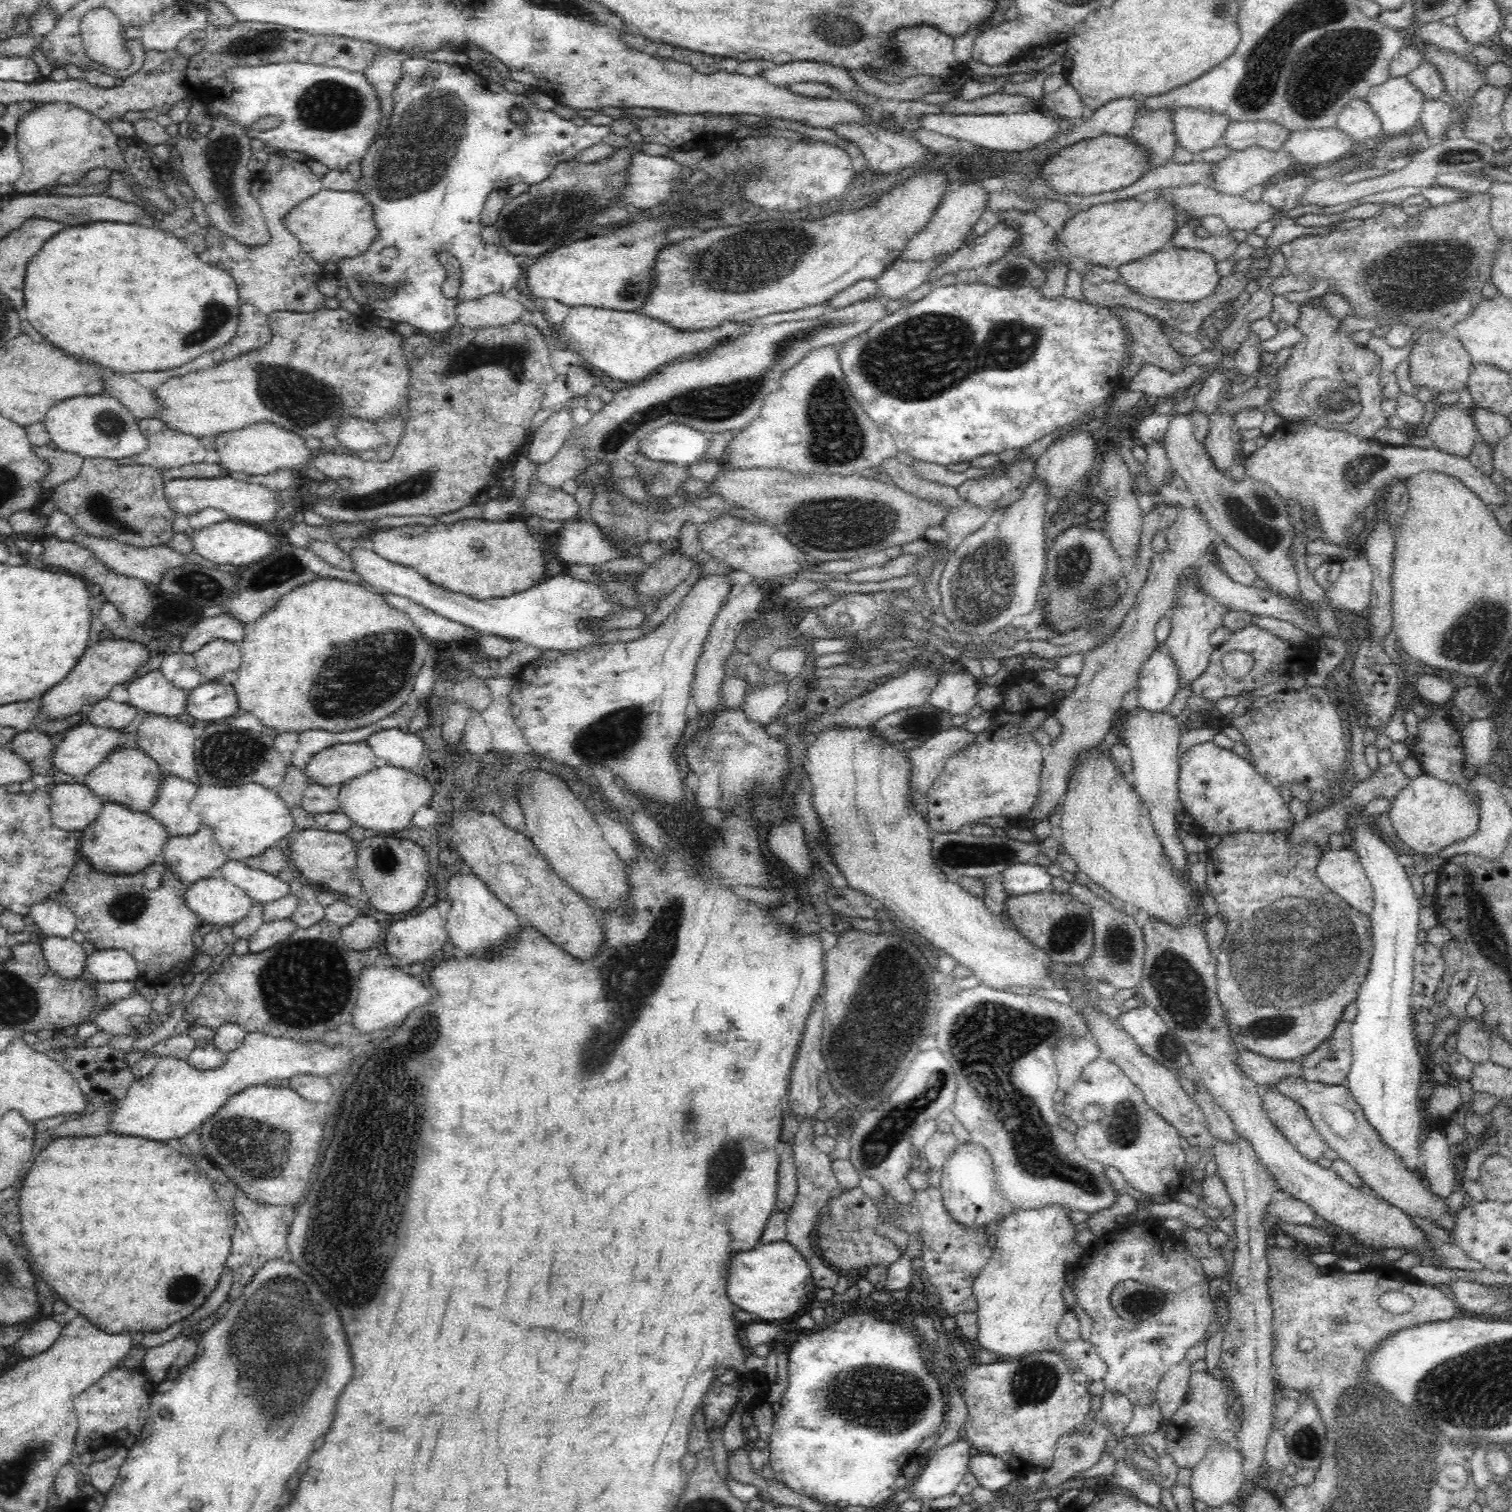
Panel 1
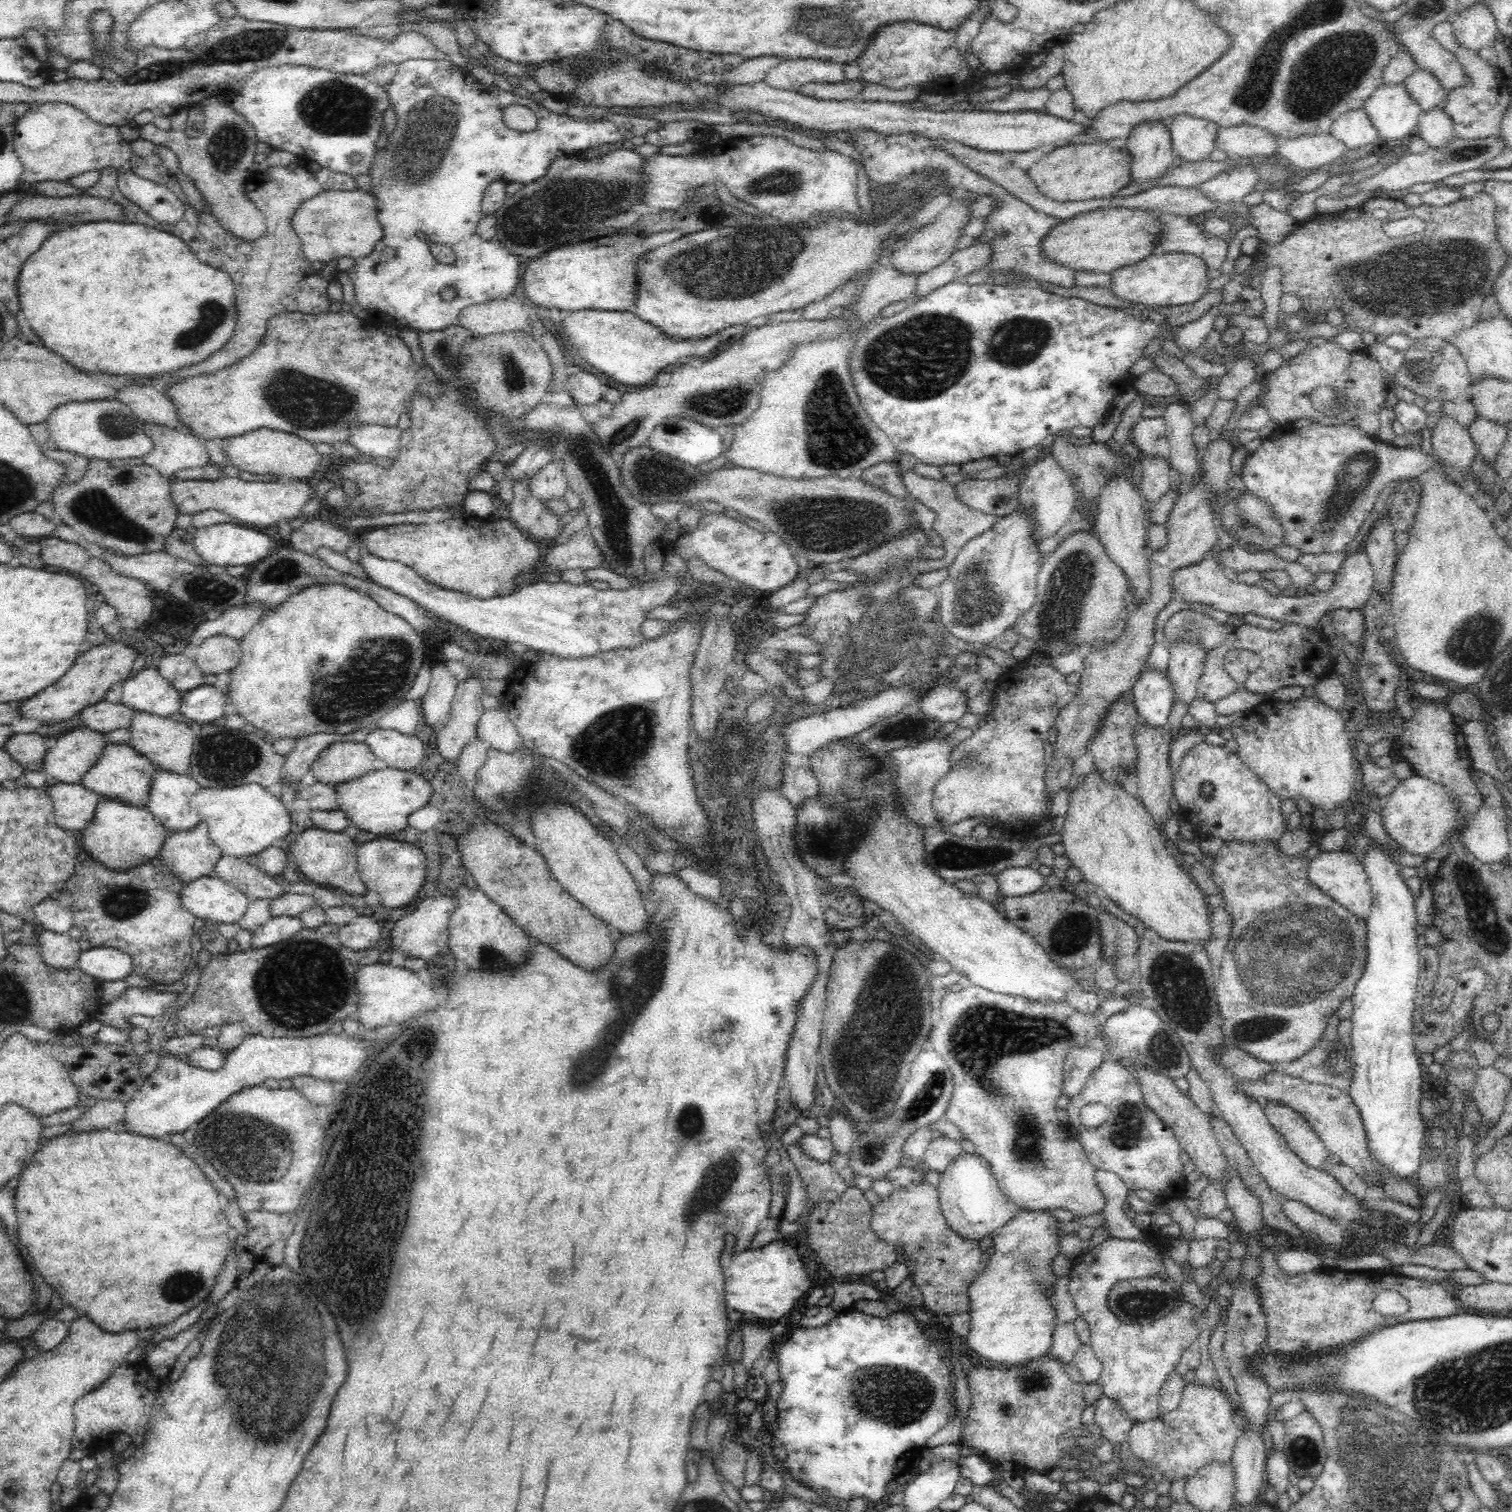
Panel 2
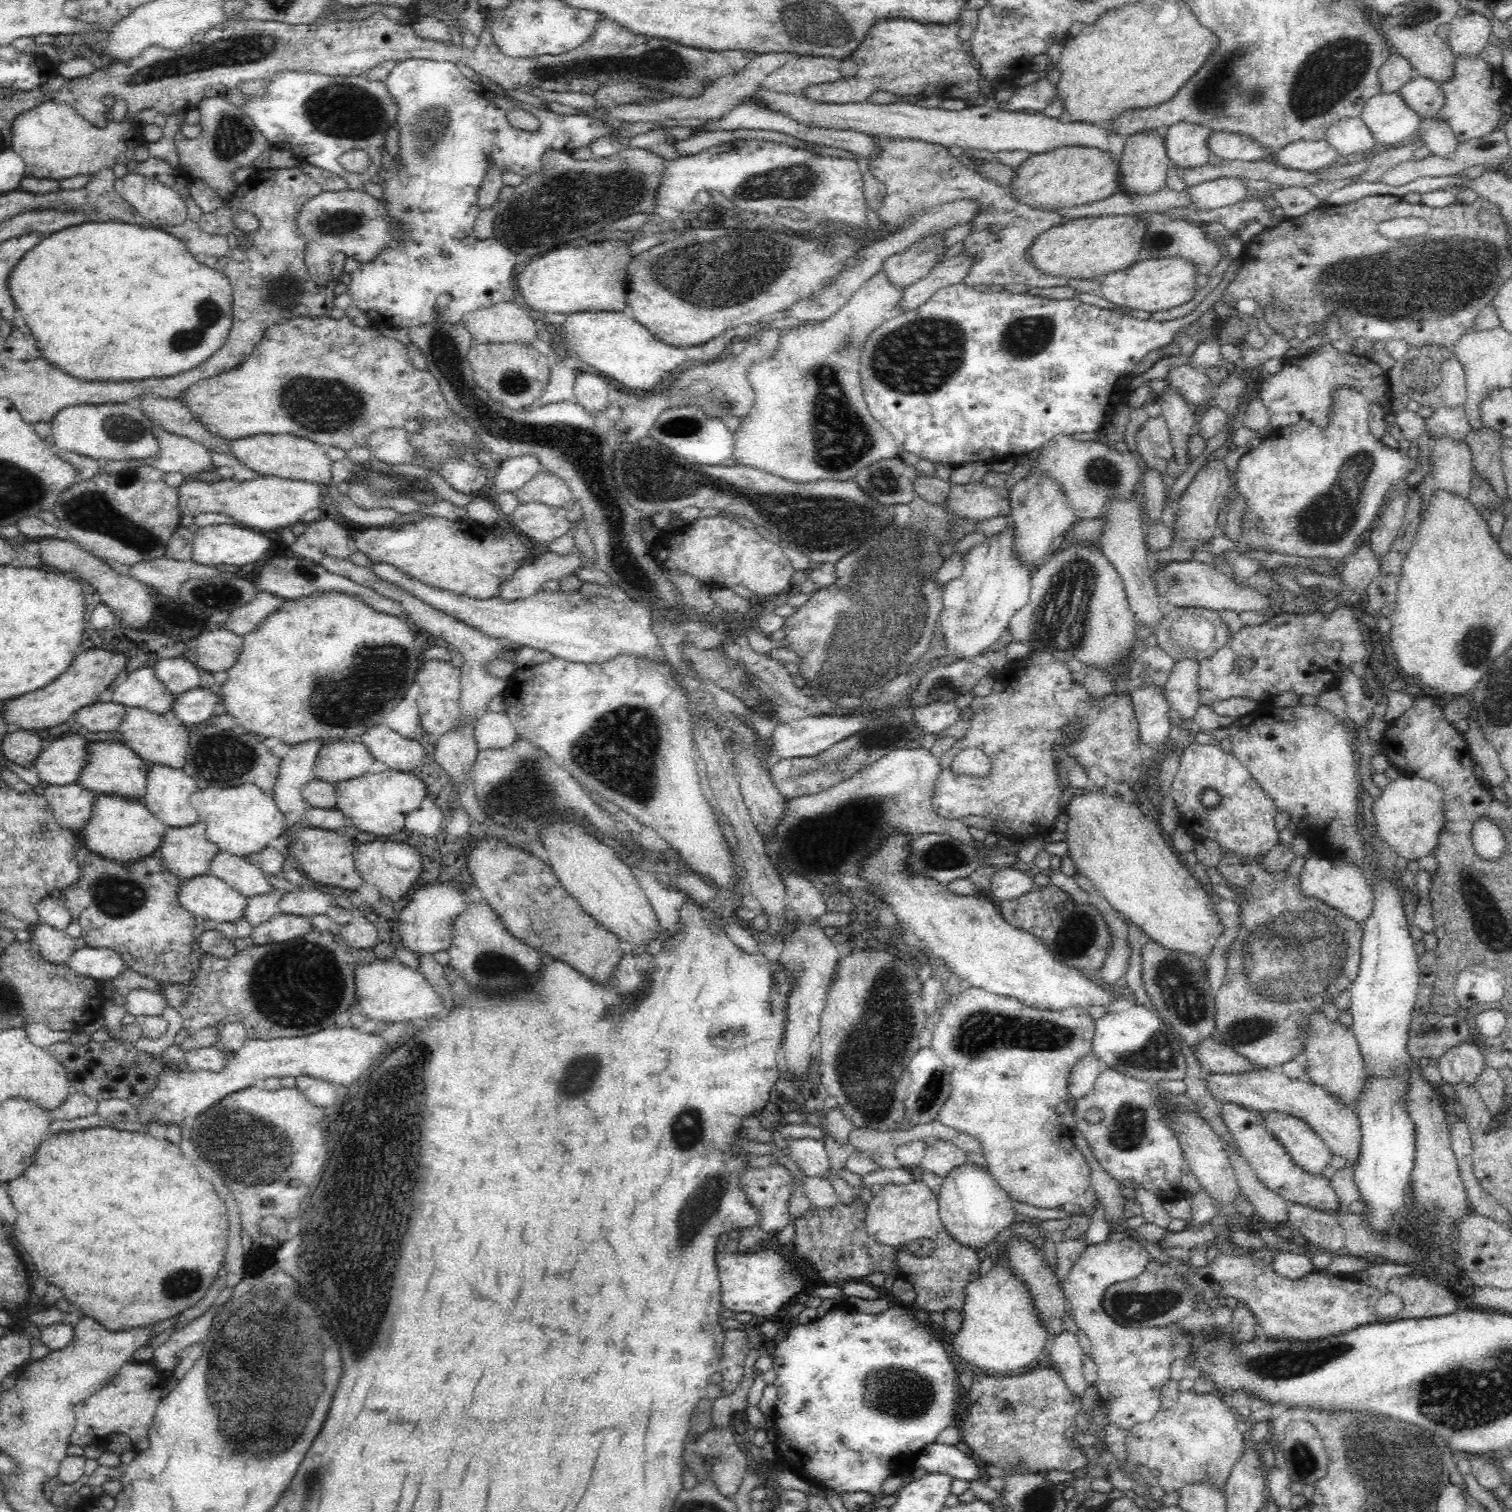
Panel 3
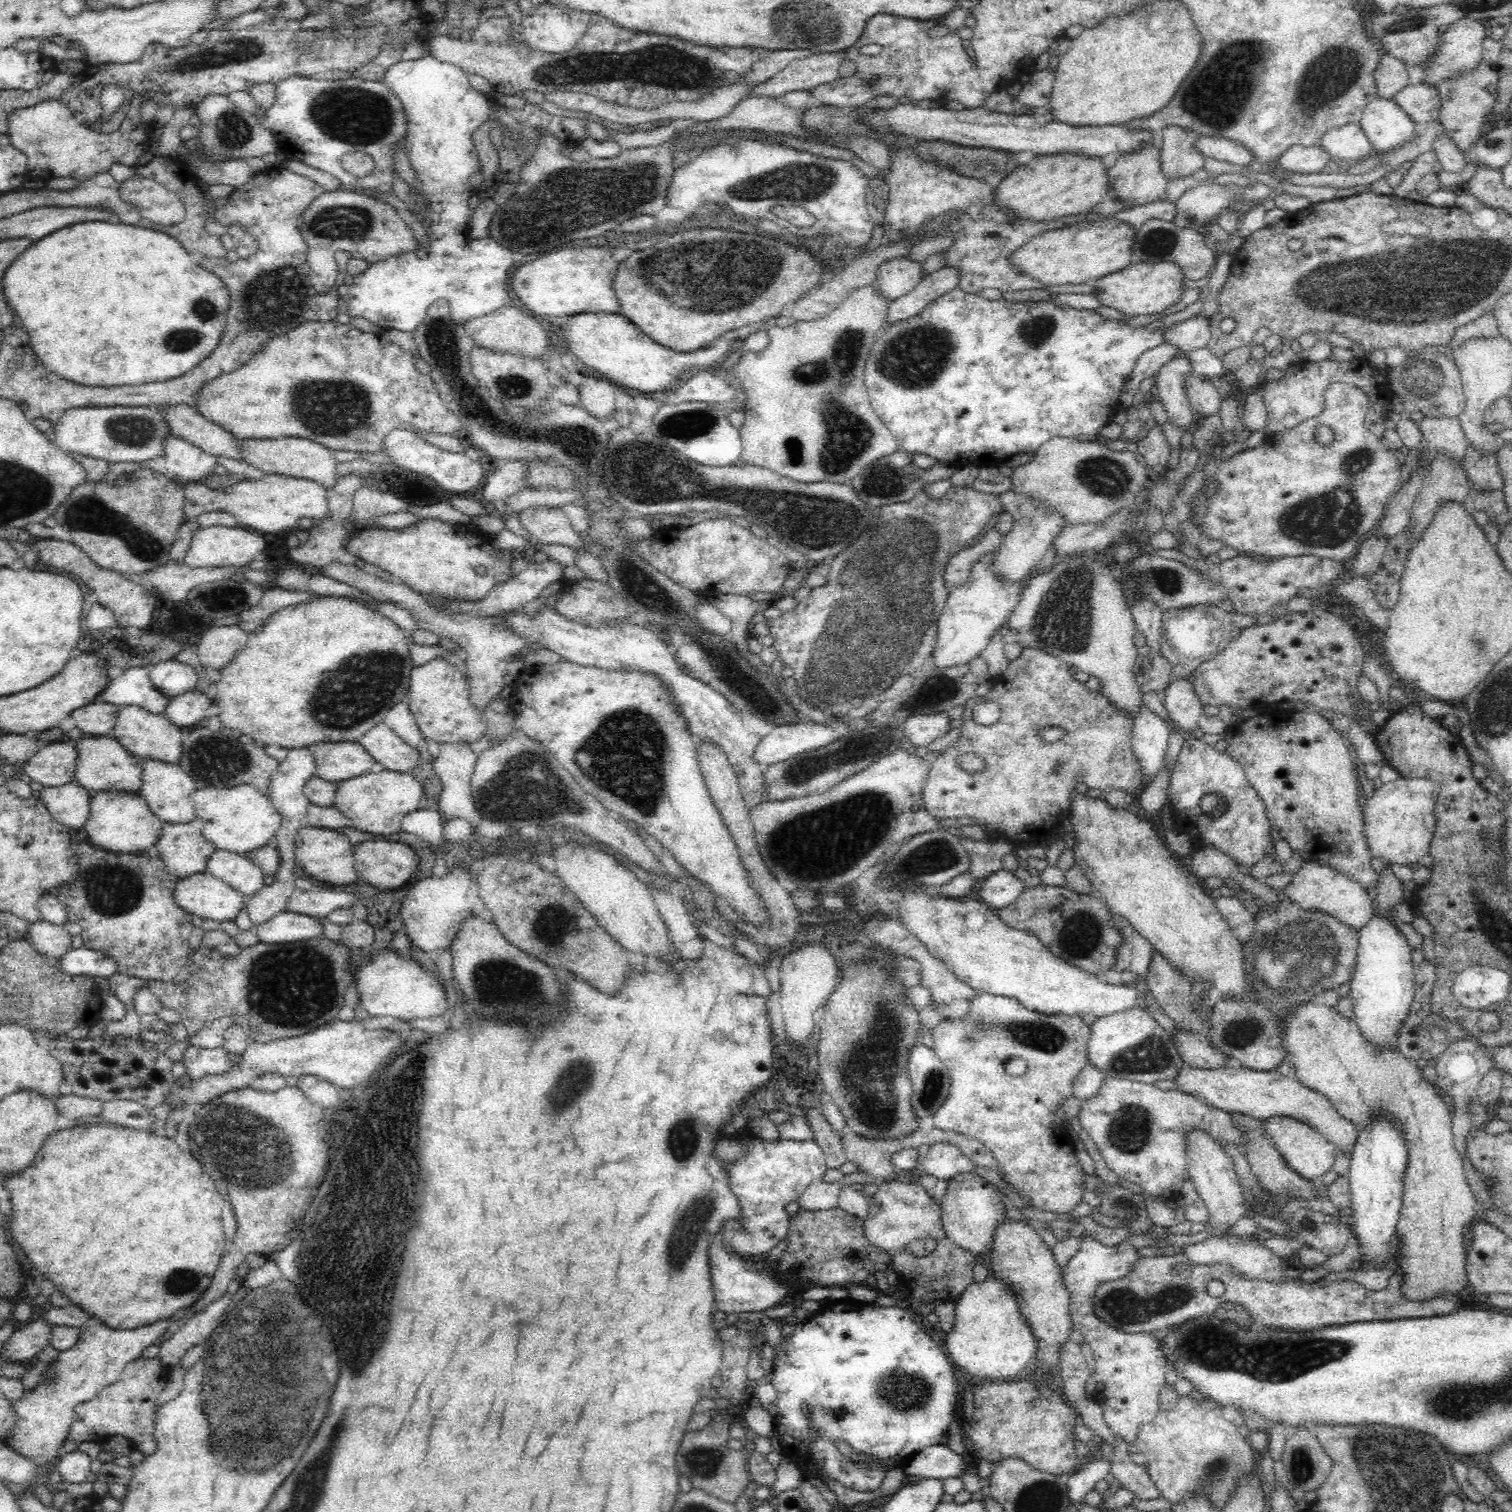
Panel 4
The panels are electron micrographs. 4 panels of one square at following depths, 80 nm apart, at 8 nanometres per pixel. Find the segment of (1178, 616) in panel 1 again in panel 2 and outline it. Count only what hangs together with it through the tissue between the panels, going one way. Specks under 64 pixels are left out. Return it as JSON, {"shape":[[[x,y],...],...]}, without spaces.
{"shape":[[[1175,643],[1169,646],[1170,658],[1167,670],[1175,700],[1182,702],[1190,710],[1190,704],[1197,699],[1197,686],[1206,653],[1200,644]]]}

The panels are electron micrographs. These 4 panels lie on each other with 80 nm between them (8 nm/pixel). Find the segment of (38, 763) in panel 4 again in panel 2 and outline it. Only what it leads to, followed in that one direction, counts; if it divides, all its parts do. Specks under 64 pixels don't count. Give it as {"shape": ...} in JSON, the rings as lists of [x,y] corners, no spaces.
{"shape":[[[77,727],[51,740],[41,770],[58,783],[78,784],[106,744],[101,732]]]}

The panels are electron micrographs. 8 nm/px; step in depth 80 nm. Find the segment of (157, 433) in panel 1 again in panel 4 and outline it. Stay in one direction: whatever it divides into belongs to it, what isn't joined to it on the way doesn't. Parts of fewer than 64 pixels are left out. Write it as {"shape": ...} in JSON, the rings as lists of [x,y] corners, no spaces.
{"shape":[[[174,435],[165,438],[163,447],[164,456],[141,462],[140,466],[162,473],[166,479],[181,485],[202,482],[217,466],[217,456]]]}

